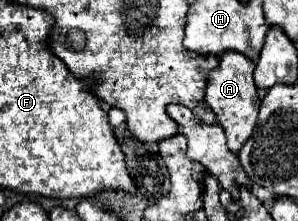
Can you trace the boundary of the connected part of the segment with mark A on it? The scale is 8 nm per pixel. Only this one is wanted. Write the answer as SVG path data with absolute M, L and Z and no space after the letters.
M224 52L220 58L220 64L216 70L208 72L206 76L206 102L214 110L218 124L224 128L226 138L228 138L228 148L236 154L242 144L248 140L256 126L256 116L258 116L258 106L260 106L260 96L256 92L256 84L252 78L254 72L254 62L248 60L246 56L240 56L240 52Z

